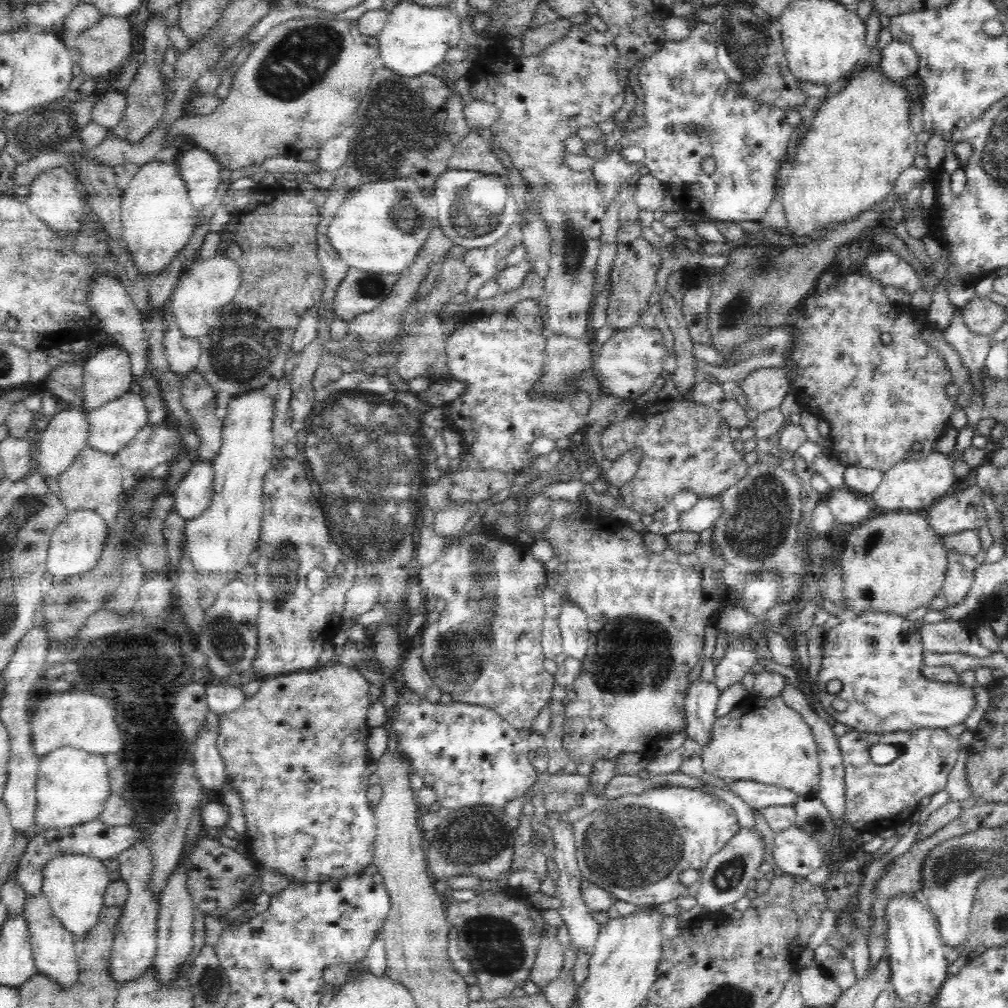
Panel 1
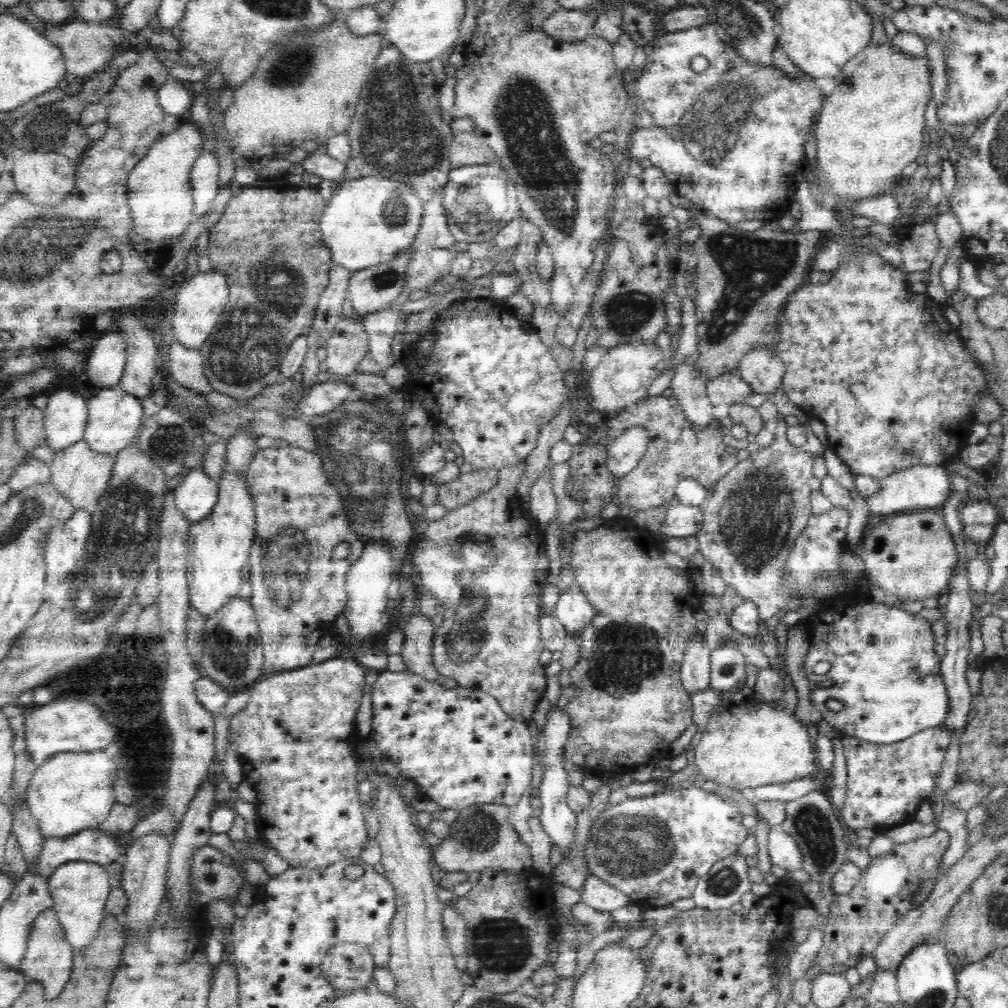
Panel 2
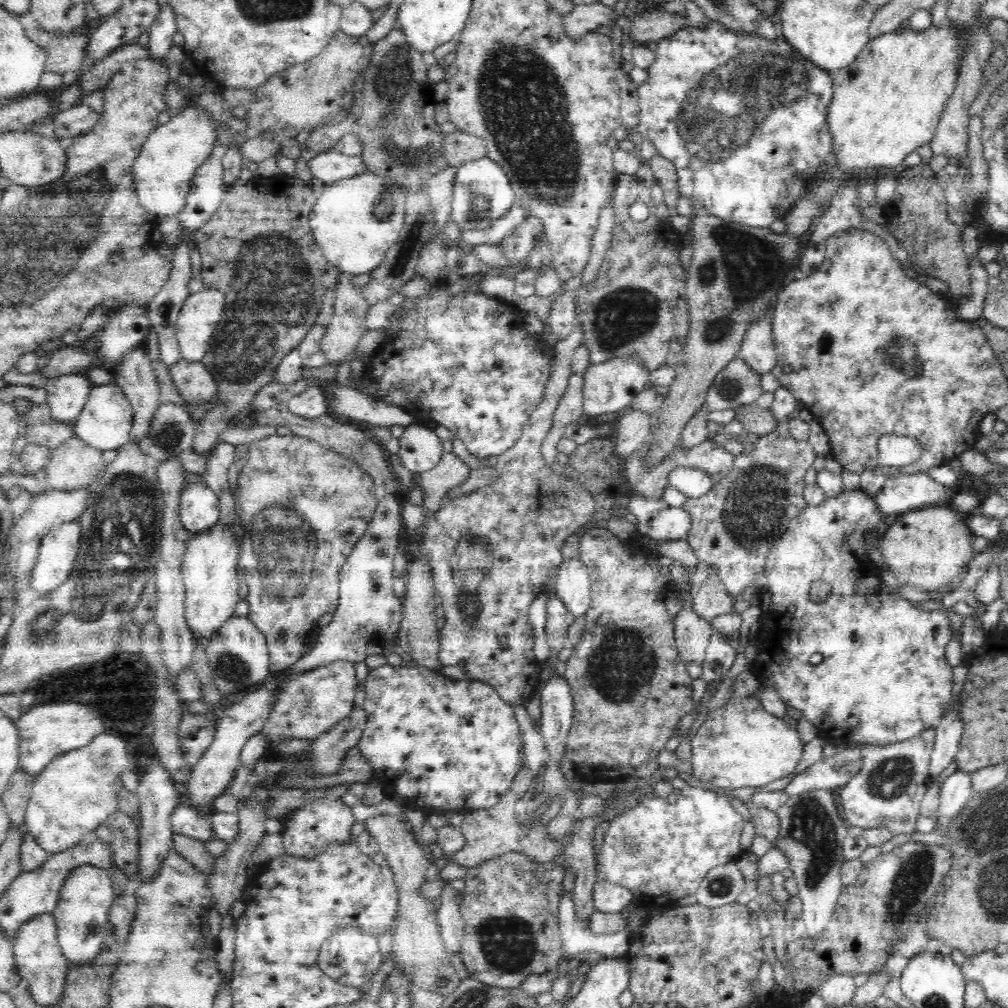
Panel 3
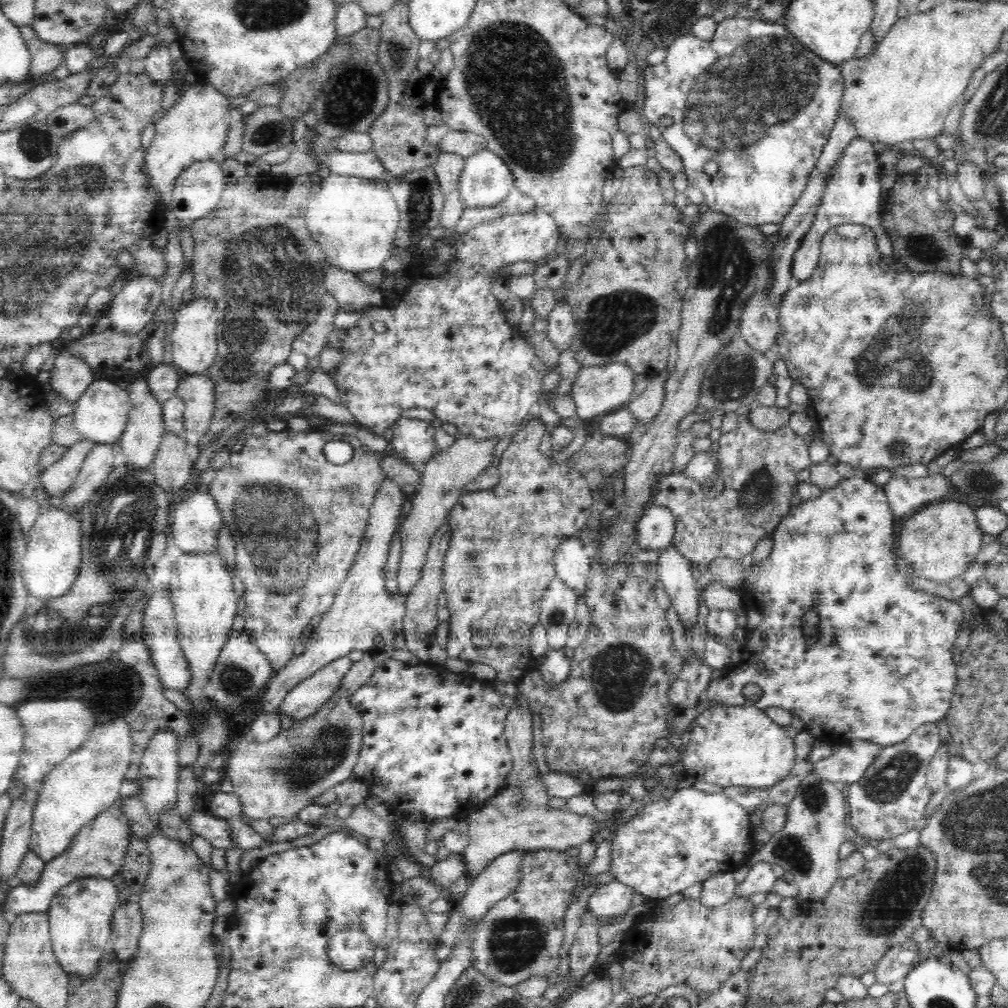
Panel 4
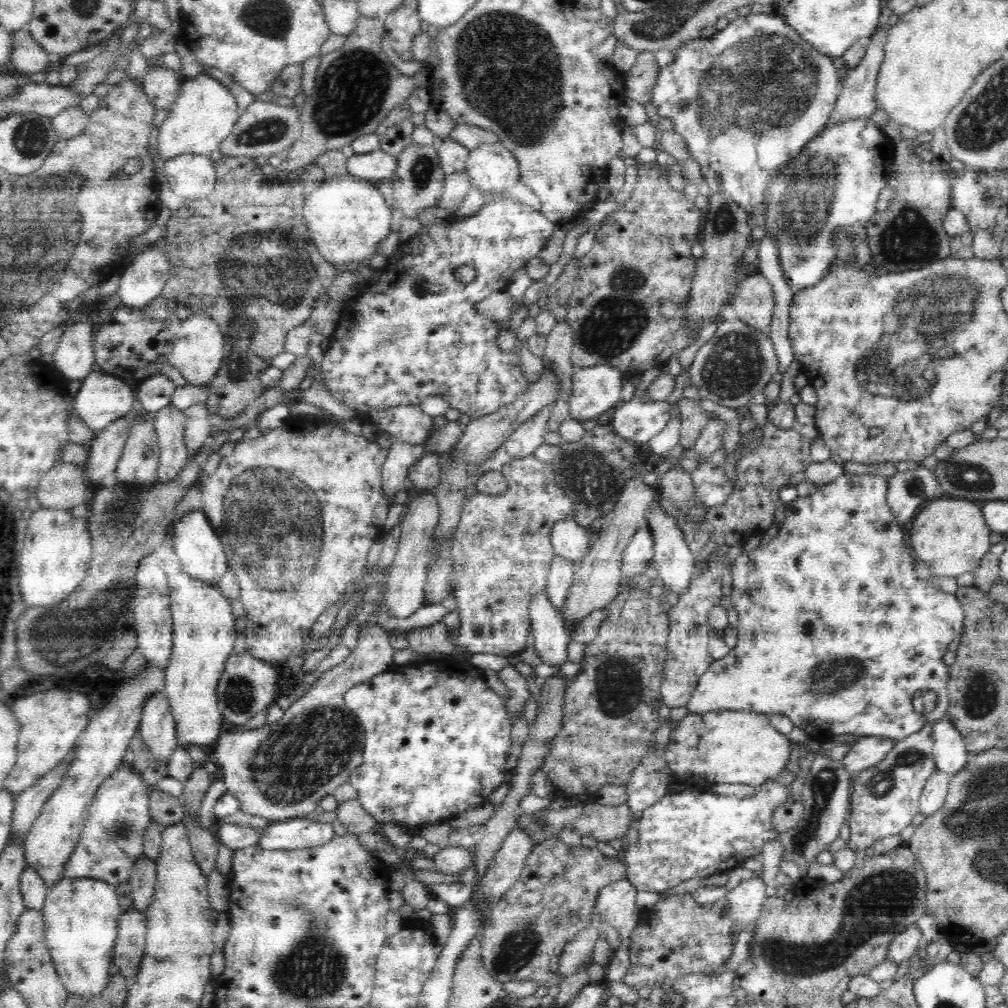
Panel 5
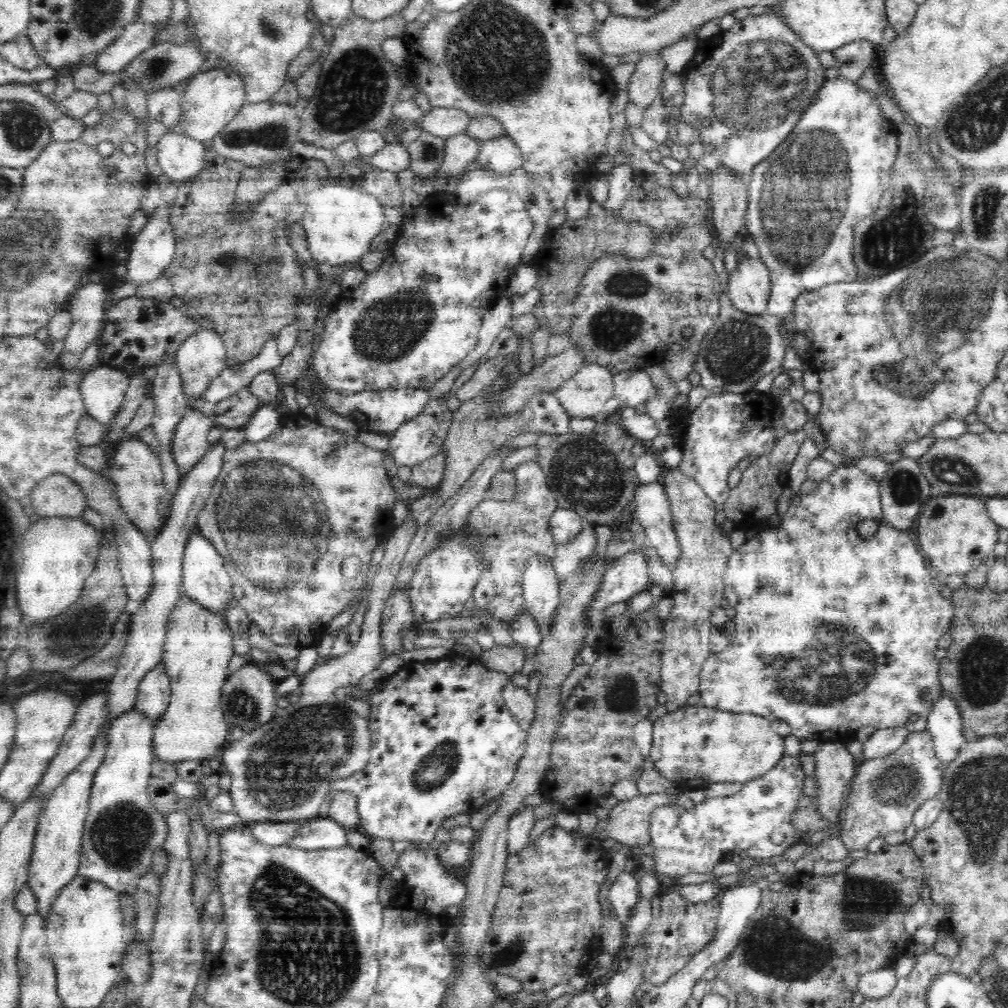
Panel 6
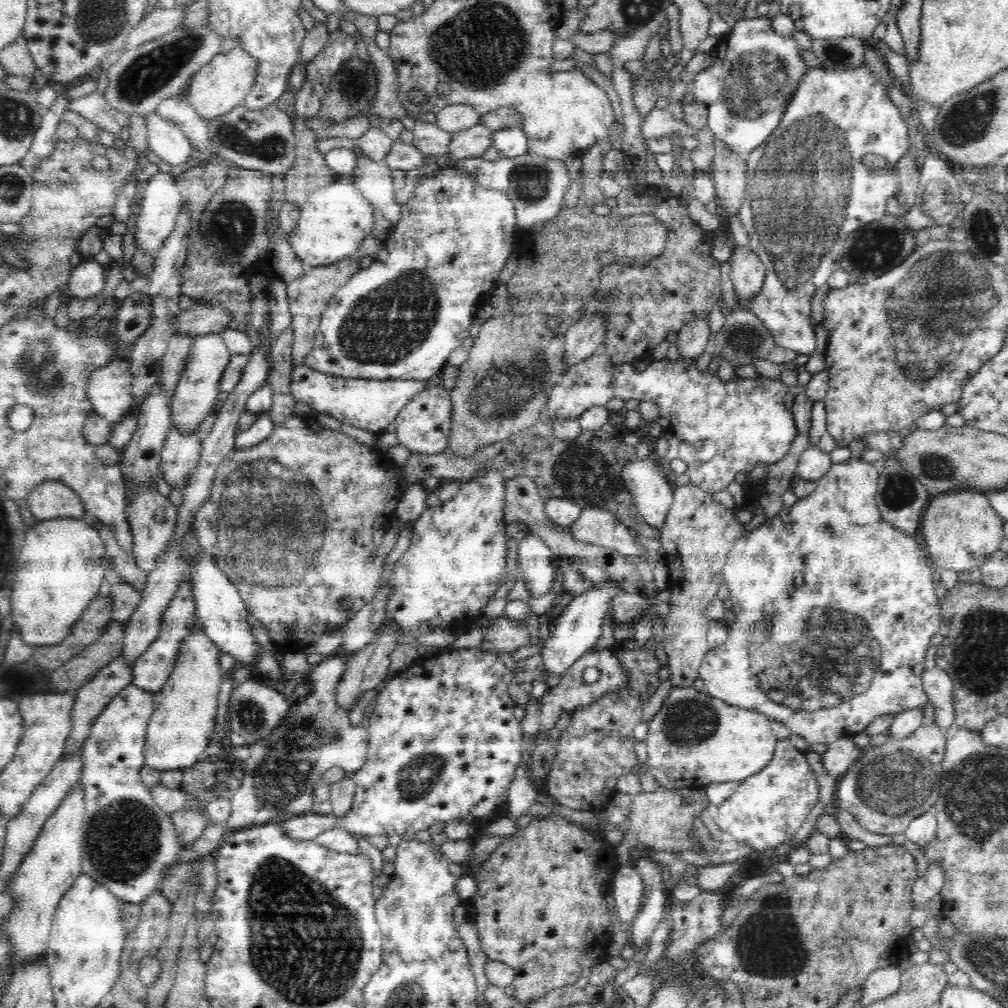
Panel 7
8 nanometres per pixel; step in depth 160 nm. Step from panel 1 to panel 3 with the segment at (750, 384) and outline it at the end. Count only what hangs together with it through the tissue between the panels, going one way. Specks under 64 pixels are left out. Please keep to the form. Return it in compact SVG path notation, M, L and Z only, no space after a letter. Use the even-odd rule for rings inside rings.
M769 310L749 327L737 354L756 374L768 374L777 364L772 315Z

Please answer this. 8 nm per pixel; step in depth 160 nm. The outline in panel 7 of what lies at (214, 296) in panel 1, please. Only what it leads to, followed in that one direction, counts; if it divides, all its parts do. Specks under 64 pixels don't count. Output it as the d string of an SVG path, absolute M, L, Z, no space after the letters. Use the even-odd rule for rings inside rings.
M219 333L194 337L182 377L179 379L174 397L170 400L172 425L186 433L197 430L208 414L217 411L214 402L221 393L218 384L222 380L224 369L231 359L231 355Z

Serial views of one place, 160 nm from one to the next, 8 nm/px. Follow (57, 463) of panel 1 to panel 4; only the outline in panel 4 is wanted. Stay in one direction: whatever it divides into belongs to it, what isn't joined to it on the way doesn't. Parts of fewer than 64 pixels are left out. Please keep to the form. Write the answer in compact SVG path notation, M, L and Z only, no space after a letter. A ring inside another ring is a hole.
M65 344L58 345L56 352L58 356L55 359L54 367L49 370L49 383L52 385L52 391L68 402L76 402L95 380L93 370L83 361L83 358L71 354Z

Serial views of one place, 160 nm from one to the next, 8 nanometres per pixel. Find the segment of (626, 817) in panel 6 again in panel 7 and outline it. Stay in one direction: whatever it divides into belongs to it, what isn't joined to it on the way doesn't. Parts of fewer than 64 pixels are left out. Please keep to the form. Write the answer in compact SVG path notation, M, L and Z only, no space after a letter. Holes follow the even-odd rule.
M704 788L678 790L658 789L656 792L641 792L634 797L634 802L628 807L630 814L627 815L627 818L630 824L628 824L628 828L623 831L623 838L626 838L626 840L630 842L630 846L634 847L638 844L642 844L642 846L646 846L648 850L672 853L692 851L693 844L696 841L698 841L698 845L700 845L699 837L695 836L692 830L694 828L694 816L699 816L702 811L710 806L710 802L707 798L708 796Z

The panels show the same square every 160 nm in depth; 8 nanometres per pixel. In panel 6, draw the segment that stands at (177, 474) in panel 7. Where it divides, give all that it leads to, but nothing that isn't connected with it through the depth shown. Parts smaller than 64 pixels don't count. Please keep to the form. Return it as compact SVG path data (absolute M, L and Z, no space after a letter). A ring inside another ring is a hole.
M189 408L184 412L170 444L174 463L182 471L182 476L208 452L206 438L214 424L213 418L202 415L198 410Z

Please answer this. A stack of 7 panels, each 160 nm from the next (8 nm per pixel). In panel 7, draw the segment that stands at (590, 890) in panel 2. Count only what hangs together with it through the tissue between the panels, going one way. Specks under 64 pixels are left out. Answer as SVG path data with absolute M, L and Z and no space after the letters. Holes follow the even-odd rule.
M631 864L620 866L614 872L611 888L618 916L629 925L643 905L643 879Z

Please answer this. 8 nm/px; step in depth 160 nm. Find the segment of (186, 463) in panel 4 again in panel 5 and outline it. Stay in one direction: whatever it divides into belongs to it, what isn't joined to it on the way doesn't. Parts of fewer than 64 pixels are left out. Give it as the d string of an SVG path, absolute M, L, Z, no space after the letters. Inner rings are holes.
M168 404L153 418L161 450L157 477L162 483L169 483L184 470L190 457L184 443L186 415Z

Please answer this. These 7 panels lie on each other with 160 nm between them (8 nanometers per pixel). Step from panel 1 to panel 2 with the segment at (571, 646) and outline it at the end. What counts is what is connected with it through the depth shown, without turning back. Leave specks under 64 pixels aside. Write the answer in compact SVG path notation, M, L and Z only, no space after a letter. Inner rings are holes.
M575 581L568 590L560 593L553 612L563 624L567 634L580 636L582 632L588 629L597 610L588 602L584 591Z

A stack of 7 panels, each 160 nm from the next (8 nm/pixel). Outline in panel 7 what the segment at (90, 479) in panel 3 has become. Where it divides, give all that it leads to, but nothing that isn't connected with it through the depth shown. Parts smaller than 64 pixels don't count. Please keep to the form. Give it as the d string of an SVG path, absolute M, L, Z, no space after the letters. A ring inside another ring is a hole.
M59 480L41 482L28 496L27 512L49 521L53 517L71 517L87 519L87 514L80 497L68 485Z

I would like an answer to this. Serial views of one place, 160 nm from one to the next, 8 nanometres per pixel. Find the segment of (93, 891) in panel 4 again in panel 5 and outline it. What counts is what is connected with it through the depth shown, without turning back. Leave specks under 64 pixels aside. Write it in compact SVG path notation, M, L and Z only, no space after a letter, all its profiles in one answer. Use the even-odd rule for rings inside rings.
M63 878L49 888L41 908L45 922L45 941L59 979L69 996L90 1000L104 991L112 980L112 974L115 972L113 950L119 918L124 914L114 888L114 885L91 878Z

